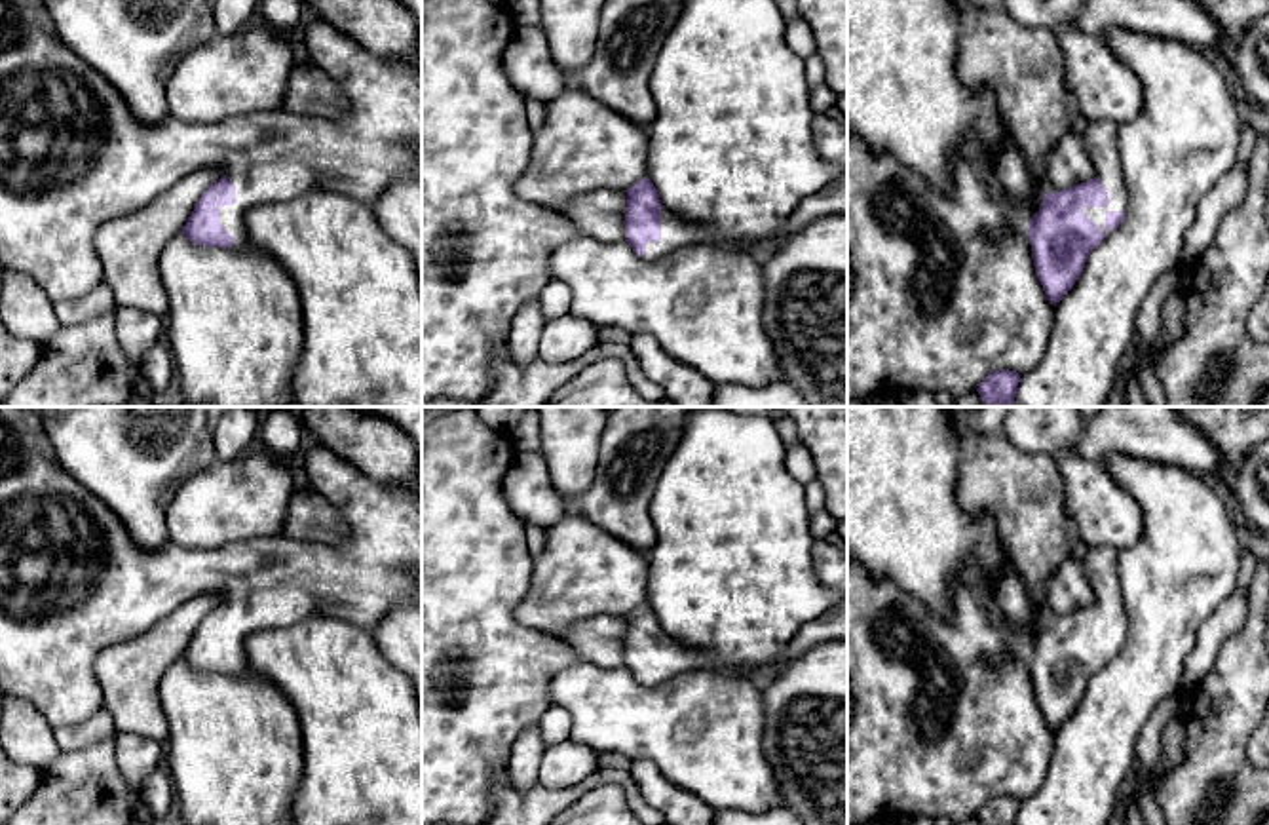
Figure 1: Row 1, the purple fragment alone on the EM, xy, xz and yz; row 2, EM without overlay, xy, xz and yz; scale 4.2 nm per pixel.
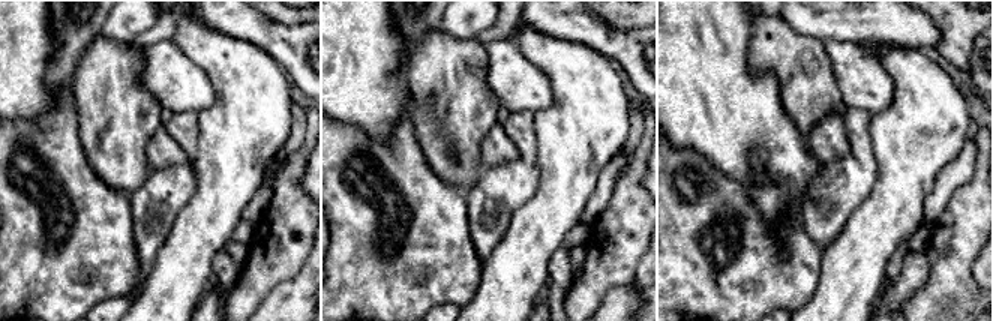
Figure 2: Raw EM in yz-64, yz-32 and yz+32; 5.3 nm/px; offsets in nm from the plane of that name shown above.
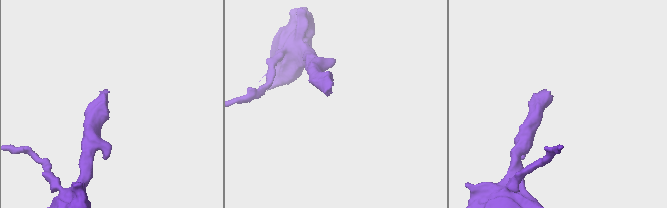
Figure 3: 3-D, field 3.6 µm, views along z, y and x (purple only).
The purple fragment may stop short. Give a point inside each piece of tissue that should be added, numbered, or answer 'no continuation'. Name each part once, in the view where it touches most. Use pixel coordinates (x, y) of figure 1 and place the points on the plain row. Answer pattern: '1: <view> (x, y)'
1: yz (1100, 563)

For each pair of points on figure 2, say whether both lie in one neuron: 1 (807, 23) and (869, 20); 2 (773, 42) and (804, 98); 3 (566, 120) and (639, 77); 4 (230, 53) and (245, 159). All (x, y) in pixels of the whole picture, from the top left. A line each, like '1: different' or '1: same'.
1: same
2: same
3: different
4: same

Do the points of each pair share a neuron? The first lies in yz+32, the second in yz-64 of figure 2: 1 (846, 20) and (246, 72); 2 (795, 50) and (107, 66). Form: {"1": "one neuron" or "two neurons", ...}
{"1": "two neurons", "2": "one neuron"}

